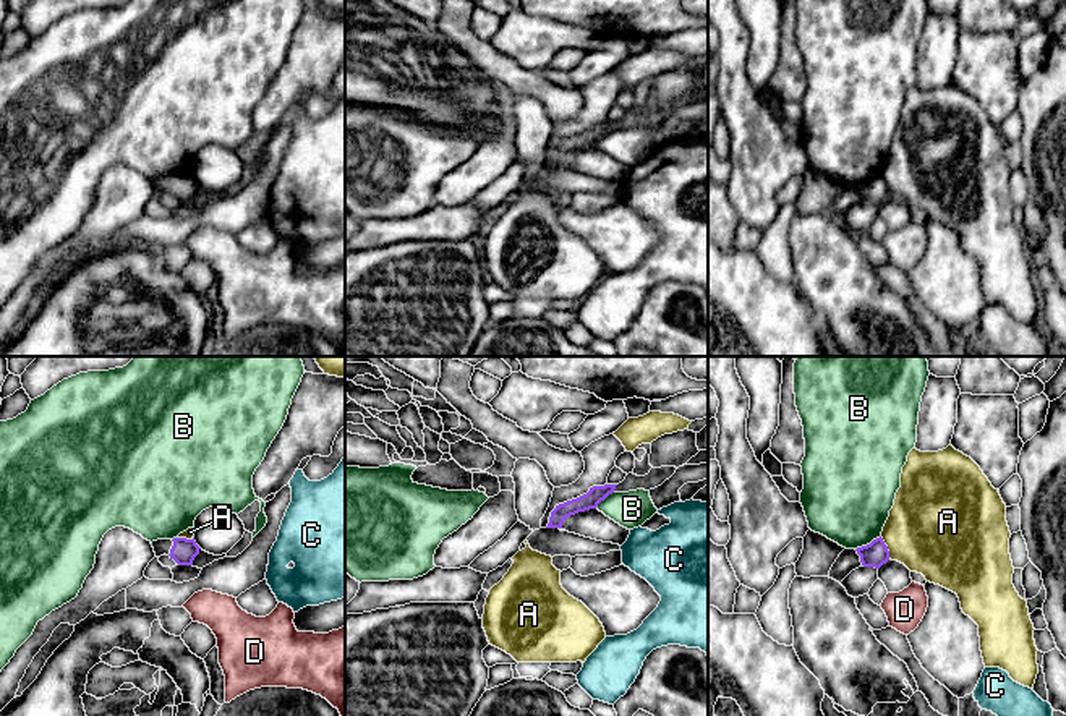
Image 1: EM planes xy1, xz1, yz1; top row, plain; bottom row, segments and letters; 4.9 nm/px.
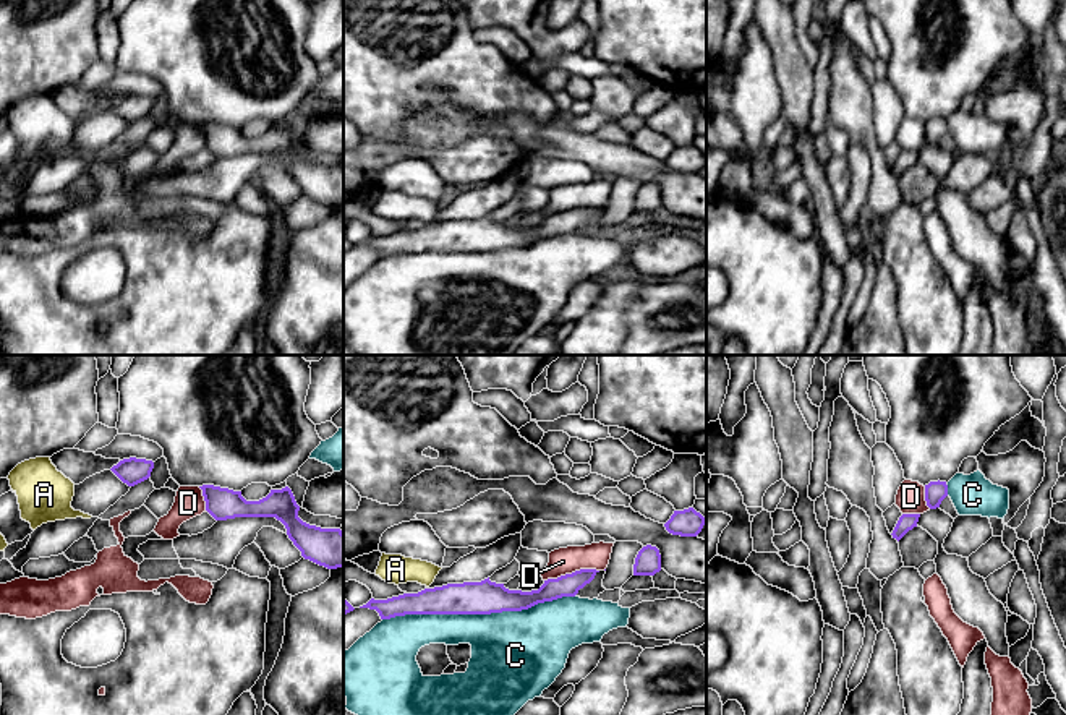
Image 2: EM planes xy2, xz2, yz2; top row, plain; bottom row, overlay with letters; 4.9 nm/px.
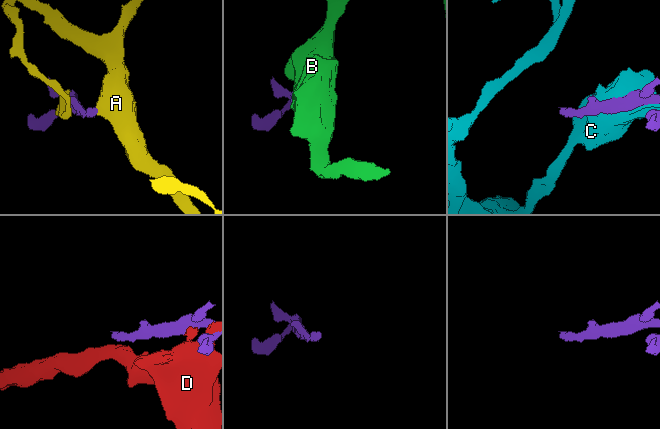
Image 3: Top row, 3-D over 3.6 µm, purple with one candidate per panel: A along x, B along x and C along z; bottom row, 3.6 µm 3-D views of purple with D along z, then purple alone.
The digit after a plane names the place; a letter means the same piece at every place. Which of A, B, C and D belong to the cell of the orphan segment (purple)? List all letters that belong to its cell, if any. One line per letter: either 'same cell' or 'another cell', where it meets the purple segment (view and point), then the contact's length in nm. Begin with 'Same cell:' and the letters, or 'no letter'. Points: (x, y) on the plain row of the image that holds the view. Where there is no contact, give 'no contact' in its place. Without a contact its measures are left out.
Same cell: no letter
A: another cell; meets purple in yz1 at (886, 185); contact 120 nm long
B: another cell; meets purple in yz1 at (867, 182); contact 150 nm long
C: another cell; meets purple in xz2 at (478, 250); contact 950 nm long
D: another cell; meets purple in xz2 at (572, 209); contact 280 nm long

